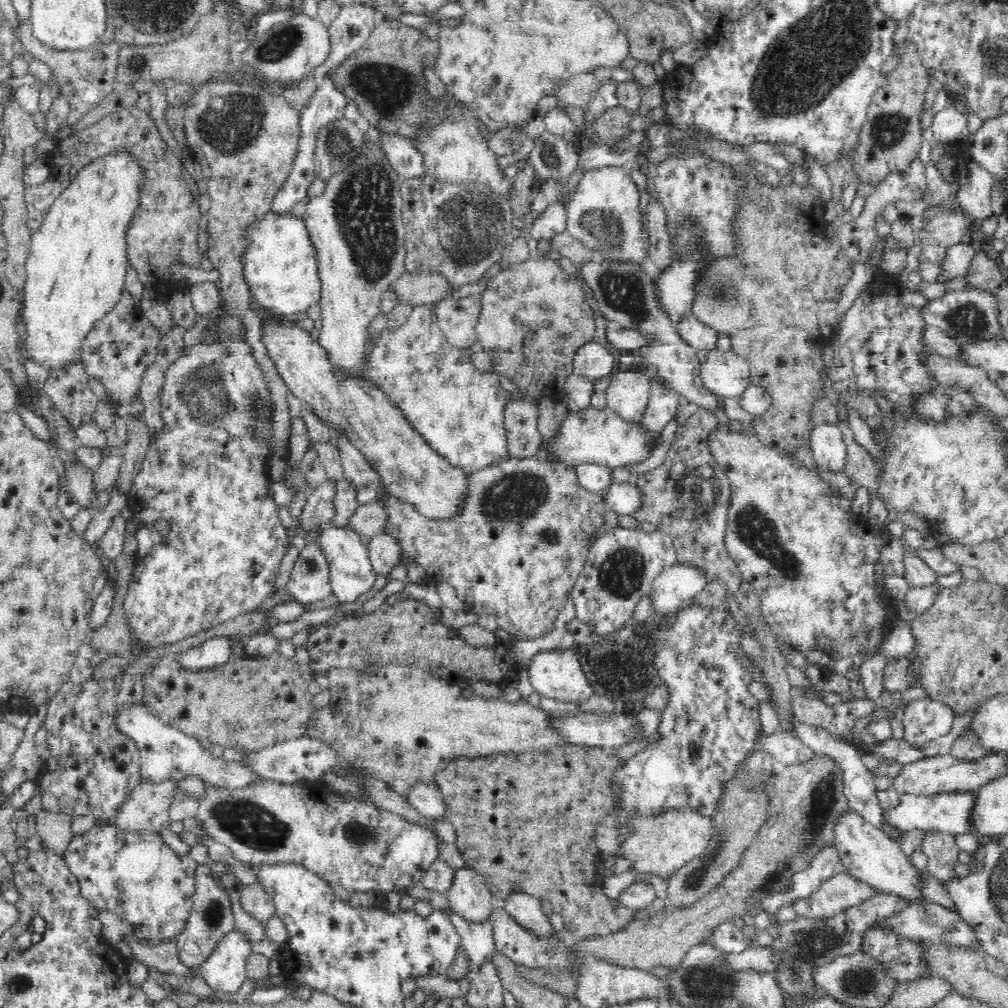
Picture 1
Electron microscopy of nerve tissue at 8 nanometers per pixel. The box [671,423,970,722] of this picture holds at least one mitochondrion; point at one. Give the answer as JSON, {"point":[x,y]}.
{"point":[754,531]}

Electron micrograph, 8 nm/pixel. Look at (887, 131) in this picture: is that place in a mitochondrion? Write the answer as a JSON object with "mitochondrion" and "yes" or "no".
{"mitochondrion":"yes"}

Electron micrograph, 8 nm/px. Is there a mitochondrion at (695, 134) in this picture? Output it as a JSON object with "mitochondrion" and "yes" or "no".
{"mitochondrion":"no"}

